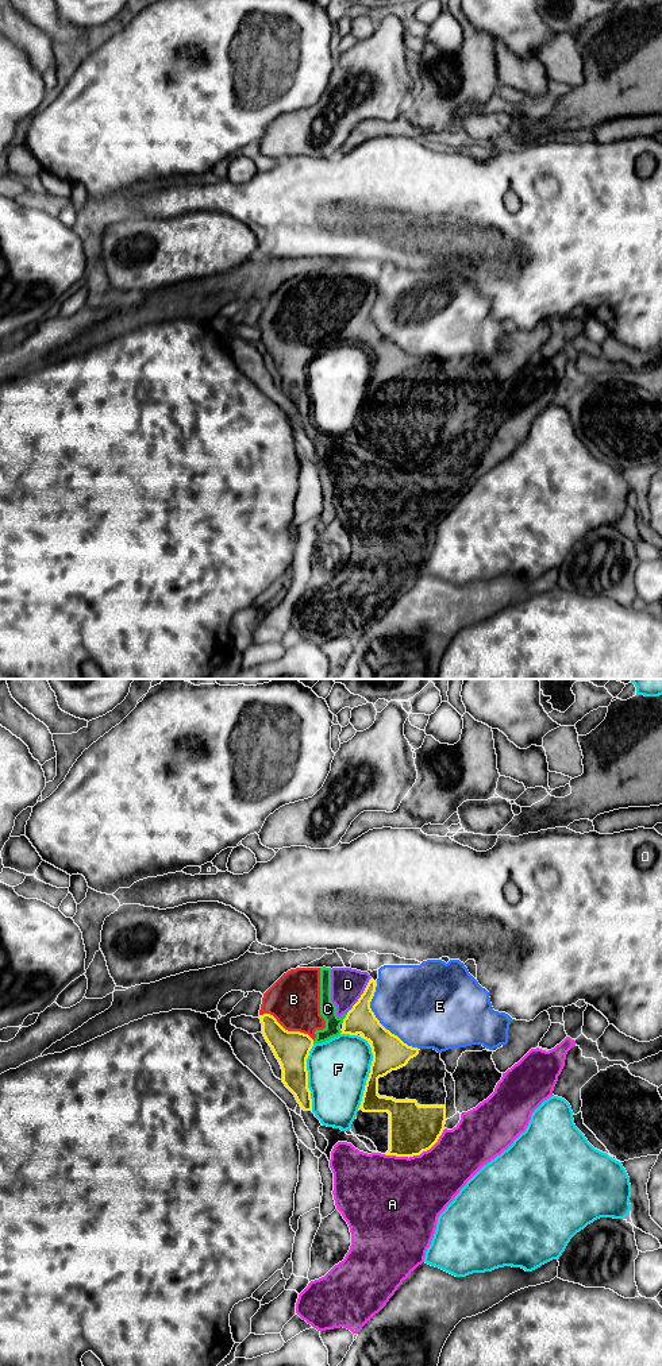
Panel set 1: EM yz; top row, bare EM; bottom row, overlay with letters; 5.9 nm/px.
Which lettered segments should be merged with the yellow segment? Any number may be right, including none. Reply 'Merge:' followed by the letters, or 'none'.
Merge: B, C, D

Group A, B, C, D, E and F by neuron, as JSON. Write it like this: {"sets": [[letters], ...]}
{"sets": [["A"], ["B", "C", "D"], ["E"], ["F"]]}

